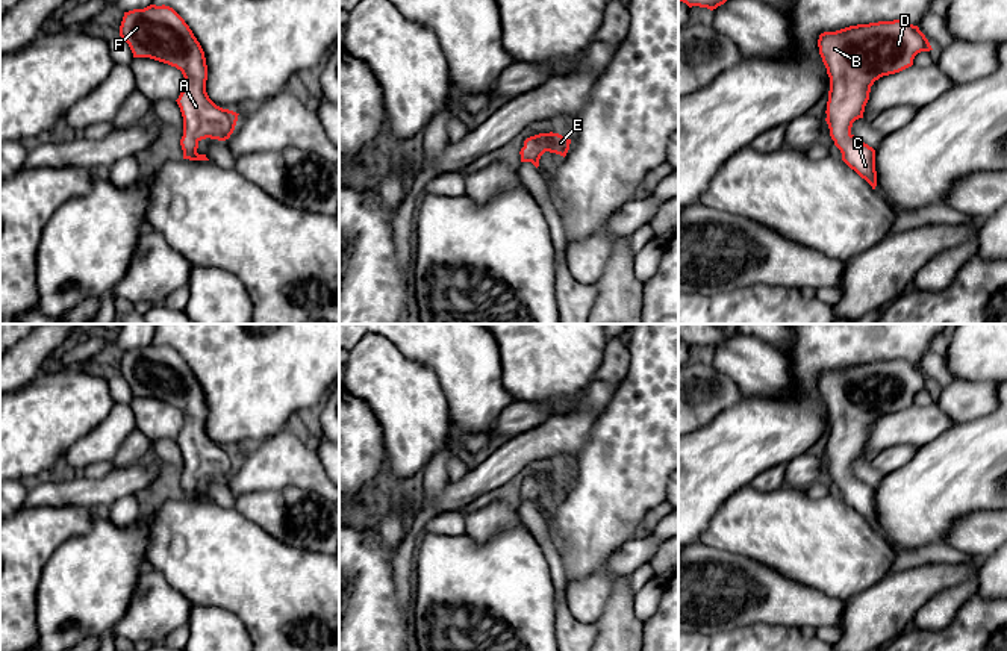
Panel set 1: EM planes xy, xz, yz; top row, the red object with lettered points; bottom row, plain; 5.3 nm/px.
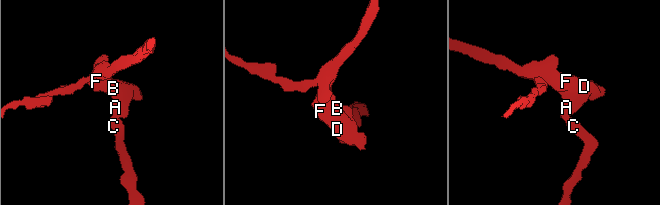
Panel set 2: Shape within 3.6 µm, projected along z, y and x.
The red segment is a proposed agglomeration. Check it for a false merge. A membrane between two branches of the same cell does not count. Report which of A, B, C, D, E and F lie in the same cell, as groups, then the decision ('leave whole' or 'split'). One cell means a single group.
groups A B C D E F; leave whole

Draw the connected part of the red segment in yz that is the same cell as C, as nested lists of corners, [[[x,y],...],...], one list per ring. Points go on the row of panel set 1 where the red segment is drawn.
[[[904,20],[824,32],[818,47],[830,77],[830,136],[842,160],[875,189],[875,150],[851,133],[853,123],[863,118],[875,80],[912,67],[918,53],[933,48],[919,27]]]

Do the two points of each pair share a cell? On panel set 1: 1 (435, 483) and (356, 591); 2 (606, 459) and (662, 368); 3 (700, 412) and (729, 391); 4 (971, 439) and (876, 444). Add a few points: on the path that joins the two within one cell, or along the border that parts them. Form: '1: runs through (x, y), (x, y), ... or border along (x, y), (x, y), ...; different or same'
1: border along (414, 518), (399, 551); different
2: runs through (629, 436), (662, 403), (662, 391); same
3: runs through (707, 404), (721, 392); same
4: border along (954, 424), (918, 450); different

